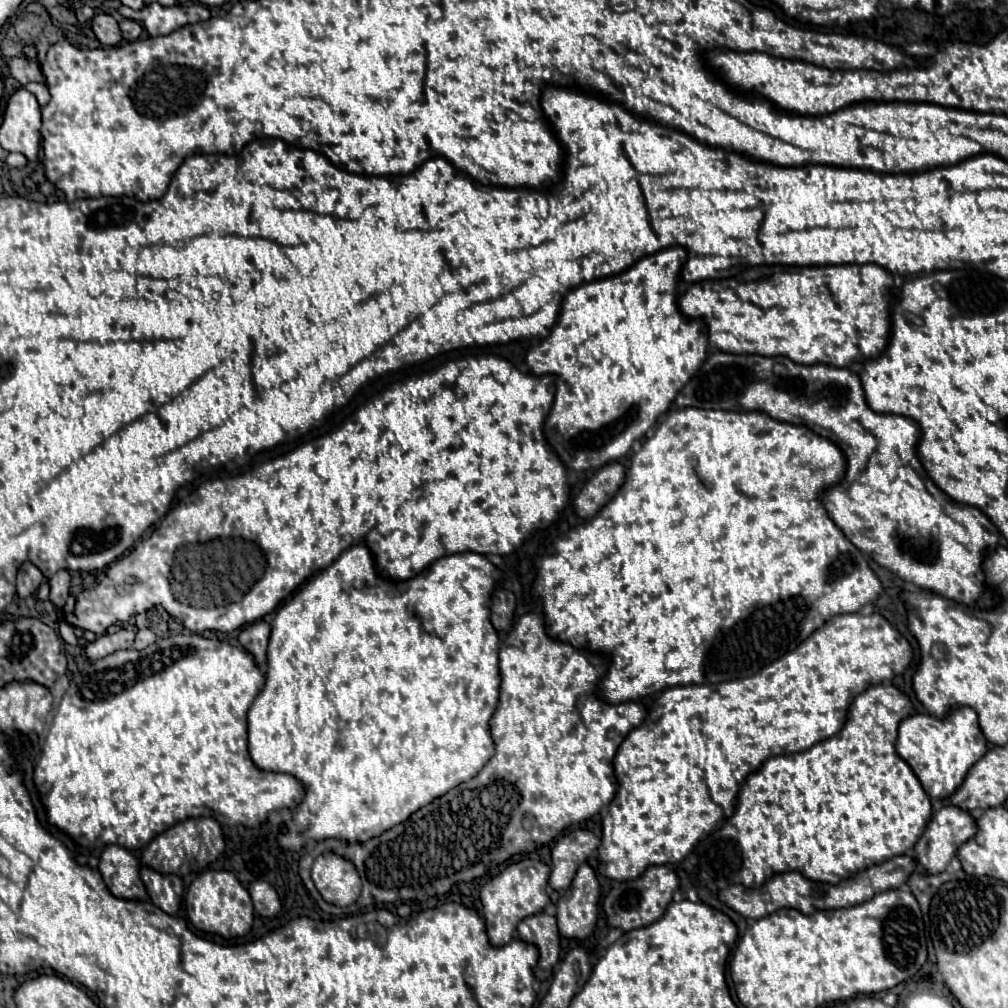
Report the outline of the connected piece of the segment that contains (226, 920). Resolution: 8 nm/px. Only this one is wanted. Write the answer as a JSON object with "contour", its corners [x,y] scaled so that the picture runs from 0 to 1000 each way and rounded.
{"contour":[[[204,864],[196,868],[185,886],[185,906],[196,924],[212,926],[222,932],[244,928],[252,914],[252,900],[246,884],[226,864]]]}

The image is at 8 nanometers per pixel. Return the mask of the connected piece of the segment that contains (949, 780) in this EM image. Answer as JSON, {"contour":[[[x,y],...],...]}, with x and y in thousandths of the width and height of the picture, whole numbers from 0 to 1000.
{"contour":[[[944,701],[937,713],[921,707],[907,707],[893,715],[891,749],[905,761],[917,785],[925,793],[937,793],[954,777],[958,765],[978,747],[978,733],[970,721],[968,705],[962,701]]]}

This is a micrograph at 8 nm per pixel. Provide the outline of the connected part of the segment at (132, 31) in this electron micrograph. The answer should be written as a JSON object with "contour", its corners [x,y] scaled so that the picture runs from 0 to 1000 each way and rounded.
{"contour":[[[121,19],[119,21],[119,31],[121,31],[121,39],[125,39],[125,41],[133,41],[141,35],[139,23],[135,23],[131,19]]]}

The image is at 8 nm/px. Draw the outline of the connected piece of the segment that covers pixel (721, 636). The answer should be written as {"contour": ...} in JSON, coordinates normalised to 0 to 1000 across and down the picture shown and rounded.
{"contour":[[[675,406],[661,412],[661,418],[653,422],[649,432],[627,451],[621,467],[621,477],[613,489],[601,499],[587,515],[567,523],[556,531],[552,545],[542,547],[530,557],[532,576],[528,590],[538,596],[538,608],[542,616],[544,632],[565,638],[571,644],[599,648],[605,652],[601,670],[595,676],[593,691],[601,697],[633,695],[661,682],[671,680],[712,680],[716,676],[750,670],[756,662],[764,660],[772,652],[780,650],[792,638],[796,638],[806,626],[815,622],[823,612],[833,608],[849,608],[853,602],[869,594],[875,580],[867,566],[857,557],[851,543],[847,543],[837,529],[825,519],[819,505],[812,497],[812,487],[831,479],[837,471],[837,451],[821,436],[806,430],[800,424],[790,424],[764,416],[758,410],[726,410],[726,408],[698,408],[698,406]]]}

